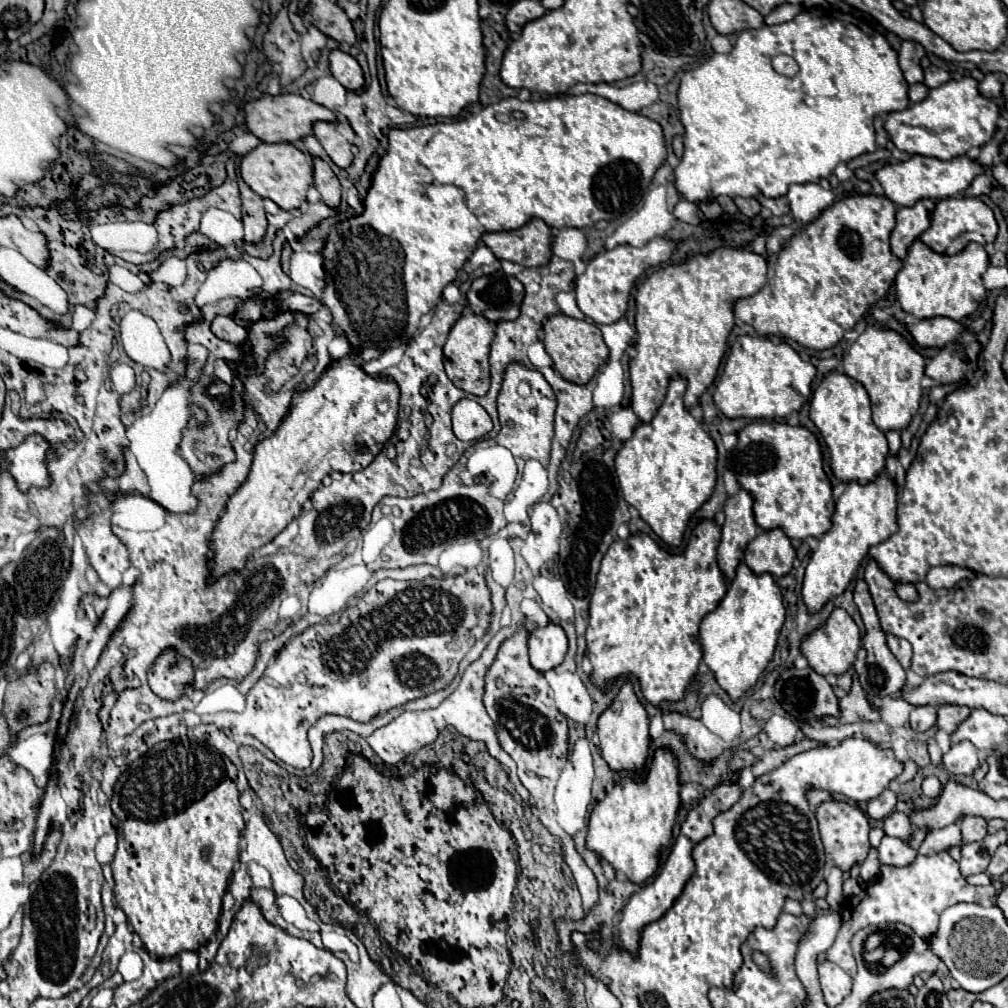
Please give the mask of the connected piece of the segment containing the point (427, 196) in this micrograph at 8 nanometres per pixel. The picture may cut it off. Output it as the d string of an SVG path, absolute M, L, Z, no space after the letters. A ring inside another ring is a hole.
M579 94L579 96L547 98L547 100L527 100L527 102L521 102L519 98L503 98L501 102L485 106L479 114L473 114L469 118L461 118L461 120L455 120L449 124L441 122L441 124L433 124L433 126L391 130L387 138L389 138L389 148L379 158L377 168L371 176L371 186L369 186L367 196L363 200L363 214L357 214L357 216L343 220L343 222L337 222L337 226L335 226L337 232L333 232L327 238L327 242L321 250L325 254L325 250L329 250L329 244L333 244L333 242L339 244L339 248L335 248L333 256L329 258L329 262L335 264L331 270L333 281L329 279L328 273L321 302L331 311L333 322L339 326L339 332L349 340L351 348L357 346L357 350L359 350L357 356L363 362L377 360L385 350L393 348L393 344L397 344L401 340L401 332L411 330L411 324L417 324L417 330L419 330L421 316L431 312L437 306L443 288L457 278L457 272L465 266L469 256L475 252L475 248L481 240L481 234L485 230L487 232L515 230L515 228L521 228L531 218L541 218L547 226L555 226L555 228L591 228L599 220L607 220L611 224L617 224L635 212L637 204L643 200L643 194L651 186L651 180L653 180L657 168L665 162L665 156L667 156L663 130L655 120L641 116L637 112L623 110L621 106L609 102L601 96L595 96L595 94ZM515 110L519 110L527 116L521 120L513 118L511 114Z

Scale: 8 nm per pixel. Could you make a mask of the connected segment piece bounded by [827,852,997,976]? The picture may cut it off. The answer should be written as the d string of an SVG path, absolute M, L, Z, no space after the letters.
M939 852L935 856L917 854L917 858L903 868L881 864L877 880L863 884L861 894L851 898L843 906L843 910L841 910L843 924L835 938L833 948L827 952L829 961L839 965L850 976L855 976L857 966L855 966L855 958L853 958L853 950L851 950L851 938L857 930L871 926L871 924L879 926L879 924L887 924L887 922L903 922L903 924L911 926L919 936L931 938L937 932L939 916L945 908L953 906L957 902L981 904L985 900L993 900L995 896L997 896L997 892L993 886L967 884L959 872L959 864L949 856L949 852Z

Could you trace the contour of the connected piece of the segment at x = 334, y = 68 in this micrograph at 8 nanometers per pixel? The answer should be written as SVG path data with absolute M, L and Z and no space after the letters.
M331 50L329 54L329 68L331 74L347 88L347 90L361 90L365 80L363 80L363 70L359 66L359 62L343 52L343 50Z

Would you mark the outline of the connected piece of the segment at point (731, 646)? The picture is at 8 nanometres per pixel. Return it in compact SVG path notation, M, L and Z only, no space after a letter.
M741 562L725 598L719 602L717 610L705 616L699 634L703 660L713 670L719 686L731 696L731 700L743 696L743 692L759 680L761 672L771 662L783 622L783 596L775 584L775 578L769 572L755 574L745 562Z

